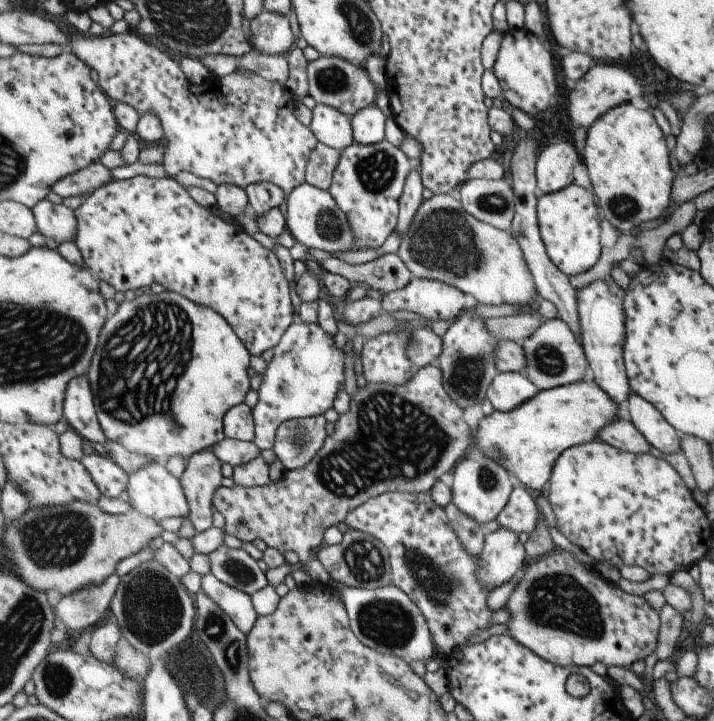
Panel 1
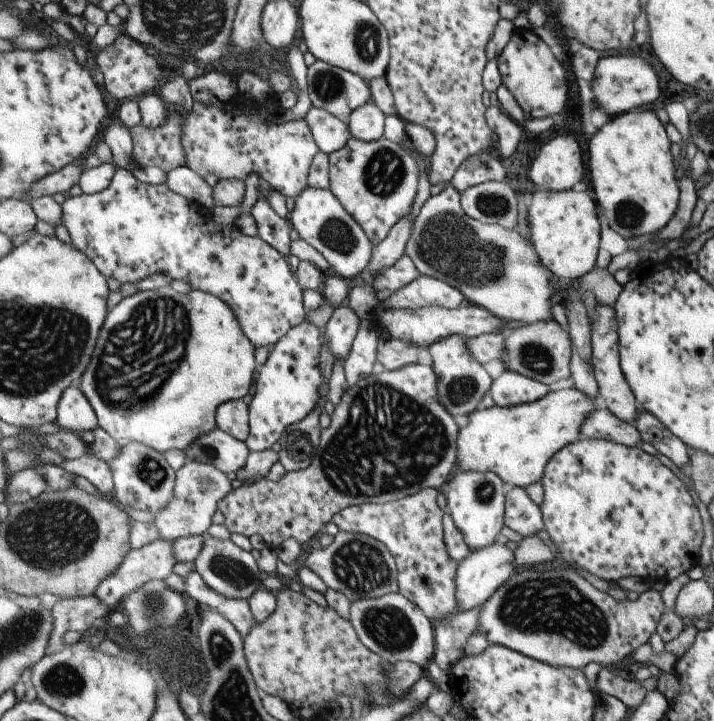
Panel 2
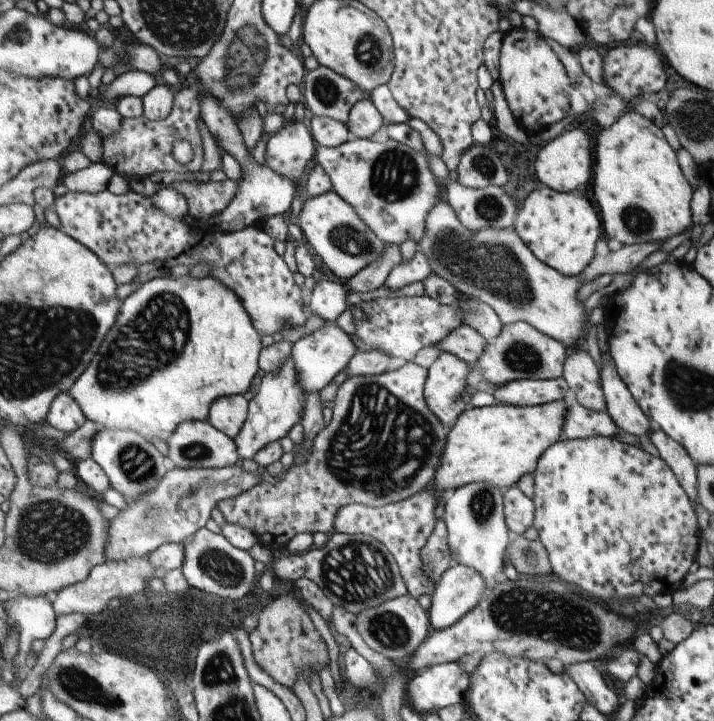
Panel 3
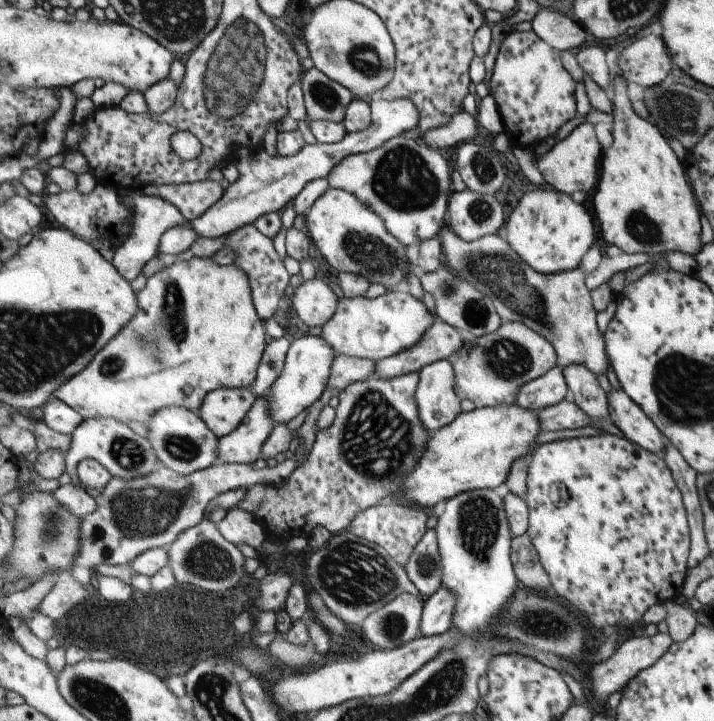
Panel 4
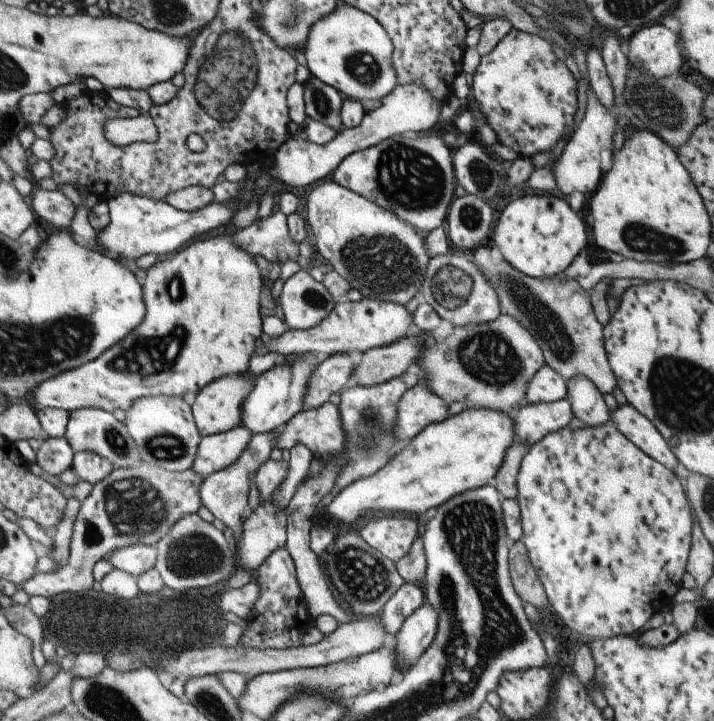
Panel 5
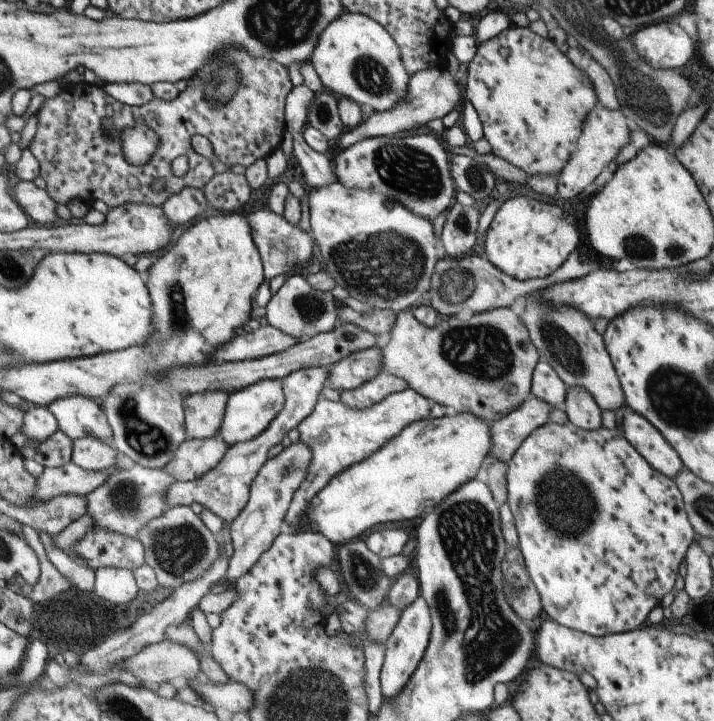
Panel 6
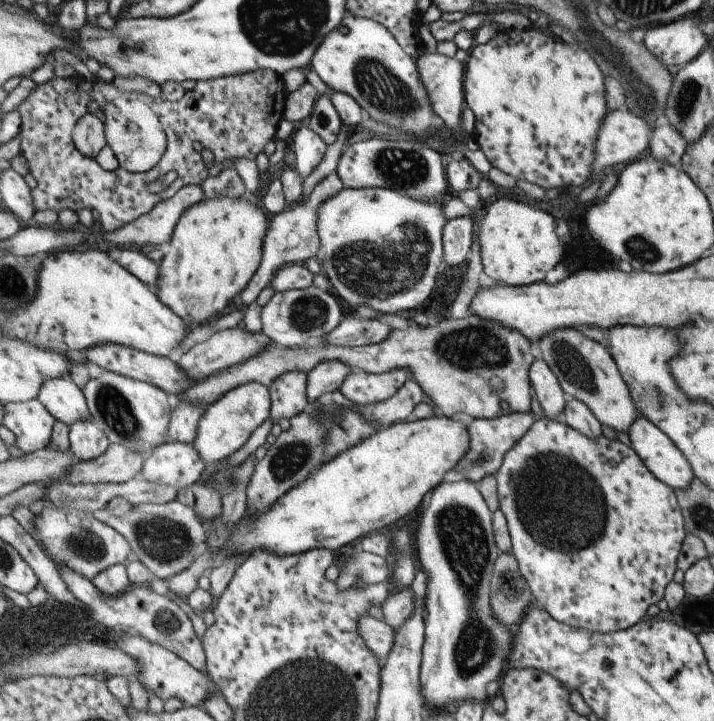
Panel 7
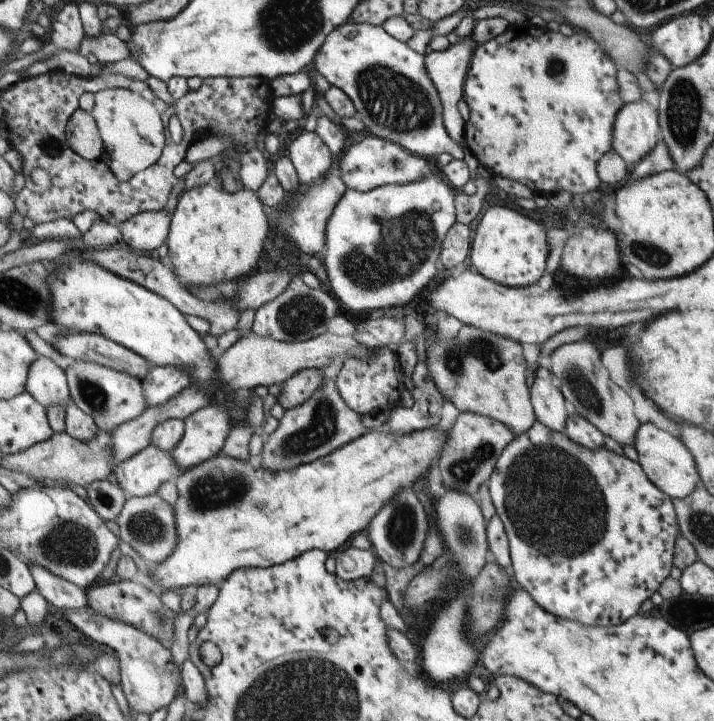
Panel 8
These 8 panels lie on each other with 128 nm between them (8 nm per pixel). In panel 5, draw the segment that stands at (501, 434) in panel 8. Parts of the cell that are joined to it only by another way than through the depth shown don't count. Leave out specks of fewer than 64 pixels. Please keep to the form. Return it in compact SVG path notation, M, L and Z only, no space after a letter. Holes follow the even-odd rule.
M567 399L523 406L513 418L515 420L515 442L527 440L534 444L551 432L559 432L574 418L574 410Z

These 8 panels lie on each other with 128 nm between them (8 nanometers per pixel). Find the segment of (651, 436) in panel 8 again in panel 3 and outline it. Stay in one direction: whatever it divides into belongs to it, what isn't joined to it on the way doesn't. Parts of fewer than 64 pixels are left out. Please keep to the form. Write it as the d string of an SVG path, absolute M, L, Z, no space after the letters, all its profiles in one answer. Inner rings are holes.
M603 354L603 370L600 370L608 412L619 430L643 438L651 430L650 420L638 407L635 399L619 378L612 354Z

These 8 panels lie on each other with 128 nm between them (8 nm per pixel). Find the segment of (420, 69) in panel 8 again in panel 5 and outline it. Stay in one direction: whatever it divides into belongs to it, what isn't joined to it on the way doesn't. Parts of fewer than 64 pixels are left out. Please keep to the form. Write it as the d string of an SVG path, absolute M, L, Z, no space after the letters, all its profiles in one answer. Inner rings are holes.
M345 3L311 28L309 40L303 49L311 75L333 86L343 96L359 102L382 101L398 88L394 52L394 40L386 28L371 14Z

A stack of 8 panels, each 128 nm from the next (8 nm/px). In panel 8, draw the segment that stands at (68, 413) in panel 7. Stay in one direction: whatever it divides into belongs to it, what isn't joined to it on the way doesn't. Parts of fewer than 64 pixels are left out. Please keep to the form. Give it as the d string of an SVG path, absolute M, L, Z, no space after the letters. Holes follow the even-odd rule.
M39 356L31 365L26 390L46 409L57 405L68 408L73 403L66 370L49 357Z

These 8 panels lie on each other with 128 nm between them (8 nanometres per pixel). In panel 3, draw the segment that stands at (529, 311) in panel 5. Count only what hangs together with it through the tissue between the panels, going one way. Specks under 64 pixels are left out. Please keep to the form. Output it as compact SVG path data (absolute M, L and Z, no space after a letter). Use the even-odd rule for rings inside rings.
M442 198L427 216L427 232L418 244L418 252L423 252L436 275L445 278L460 294L479 296L483 302L493 306L504 325L529 322L543 334L564 342L572 351L583 347L593 326L588 323L591 312L585 314L585 300L577 299L581 285L603 272L633 272L647 255L659 248L659 244L661 242L622 245L616 252L597 253L582 274L565 276L536 258L515 229L485 228L471 232L456 218L453 206Z

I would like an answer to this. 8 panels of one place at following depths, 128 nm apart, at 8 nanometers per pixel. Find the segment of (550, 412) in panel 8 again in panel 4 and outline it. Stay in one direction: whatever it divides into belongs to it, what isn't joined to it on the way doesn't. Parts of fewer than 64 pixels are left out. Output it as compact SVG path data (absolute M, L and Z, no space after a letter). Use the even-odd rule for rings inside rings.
M559 367L551 368L544 376L521 388L521 392L517 394L517 405L523 409L540 411L564 402L567 392L569 388L564 370Z

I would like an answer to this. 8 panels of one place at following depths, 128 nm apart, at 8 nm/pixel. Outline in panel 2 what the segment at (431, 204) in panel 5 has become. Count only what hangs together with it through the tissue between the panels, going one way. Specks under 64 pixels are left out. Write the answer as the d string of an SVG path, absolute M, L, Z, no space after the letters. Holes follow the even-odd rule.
M352 136L345 148L330 154L330 163L329 189L364 228L372 244L381 244L399 219L413 208L419 186L419 166L415 158L385 136L371 142Z

